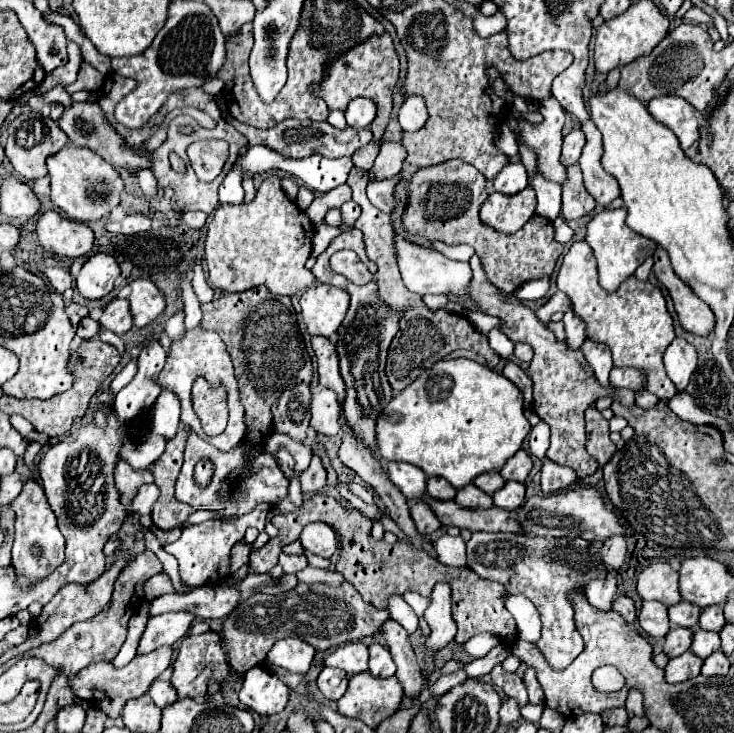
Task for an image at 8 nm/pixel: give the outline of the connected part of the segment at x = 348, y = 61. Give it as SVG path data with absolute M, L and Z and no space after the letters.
M385 31L383 35L373 35L365 43L347 49L341 57L329 63L329 69L325 69L325 77L319 83L313 83L313 93L317 93L317 97L321 97L331 111L333 109L345 111L347 103L355 97L367 97L377 105L377 117L369 126L373 134L372 140L352 156L352 161L357 167L369 169L379 153L385 127L391 119L393 89L397 87L397 81L399 81L399 57L393 49L393 41L389 33Z

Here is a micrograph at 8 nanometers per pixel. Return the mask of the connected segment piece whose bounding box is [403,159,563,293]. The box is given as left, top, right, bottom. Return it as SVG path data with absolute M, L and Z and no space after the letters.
M451 159L445 161L441 165L435 167L425 167L419 169L407 187L407 203L405 203L405 213L403 213L403 229L409 235L415 237L425 237L427 241L443 241L445 245L459 245L459 243L467 243L475 249L475 253L479 255L485 275L489 277L489 281L493 285L497 285L501 291L505 293L515 293L525 281L531 281L535 277L545 277L551 275L555 269L555 263L559 259L559 255L563 253L563 245L555 241L553 237L553 225L549 221L545 221L539 215L533 215L529 219L529 223L525 223L517 233L513 235L505 235L505 233L497 233L491 227L485 227L479 219L479 207L485 201L485 197L489 195L487 191L487 179L469 163L459 161L459 159Z

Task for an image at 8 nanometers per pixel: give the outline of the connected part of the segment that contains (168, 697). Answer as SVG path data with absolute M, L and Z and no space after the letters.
M155 679L149 687L149 697L153 699L153 703L159 709L165 709L165 705L173 705L173 701L177 699L177 693L173 689L173 685L169 681L163 679Z

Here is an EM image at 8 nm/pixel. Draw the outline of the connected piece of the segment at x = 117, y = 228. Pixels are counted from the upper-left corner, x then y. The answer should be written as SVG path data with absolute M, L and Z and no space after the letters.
M127 215L125 219L107 225L107 231L125 233L125 235L143 233L143 231L149 231L149 229L151 229L151 219L147 215Z

